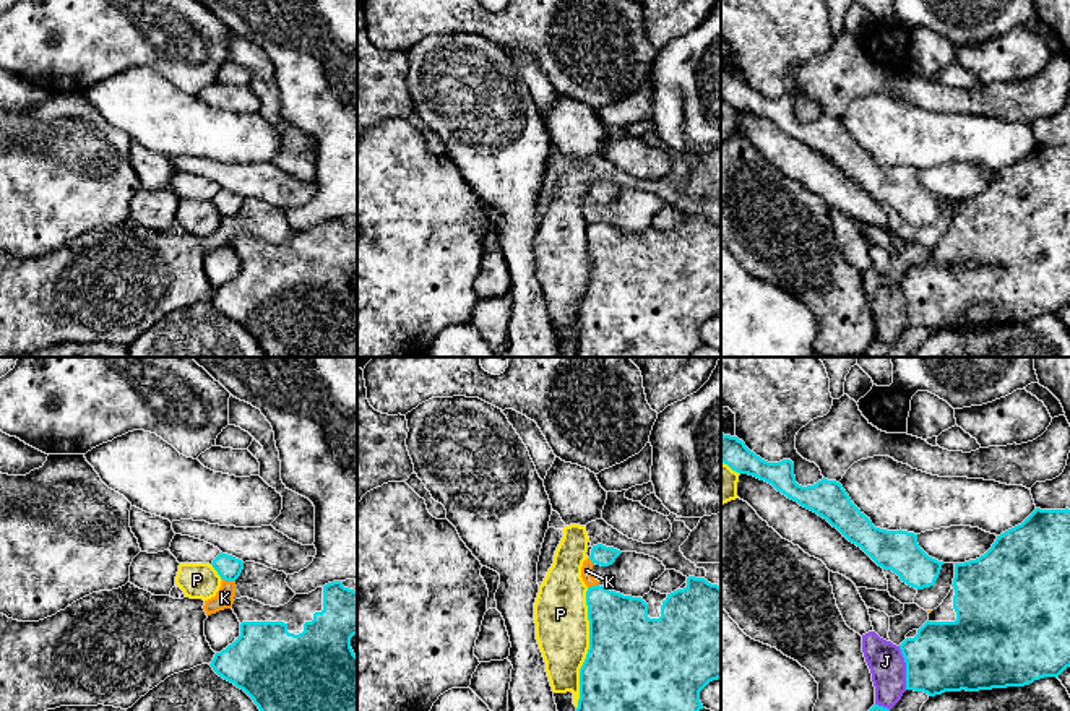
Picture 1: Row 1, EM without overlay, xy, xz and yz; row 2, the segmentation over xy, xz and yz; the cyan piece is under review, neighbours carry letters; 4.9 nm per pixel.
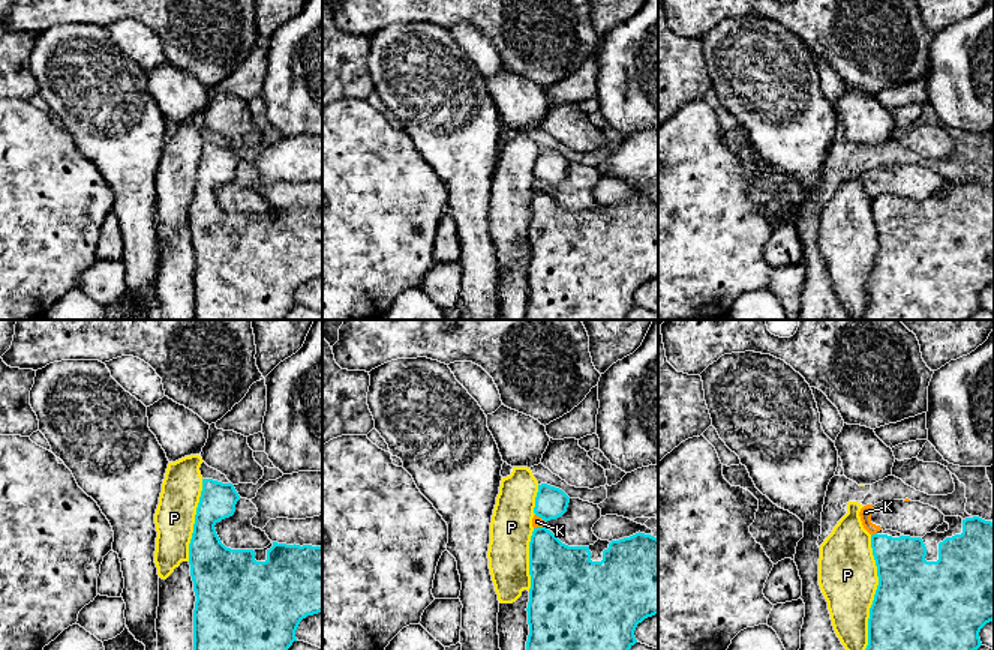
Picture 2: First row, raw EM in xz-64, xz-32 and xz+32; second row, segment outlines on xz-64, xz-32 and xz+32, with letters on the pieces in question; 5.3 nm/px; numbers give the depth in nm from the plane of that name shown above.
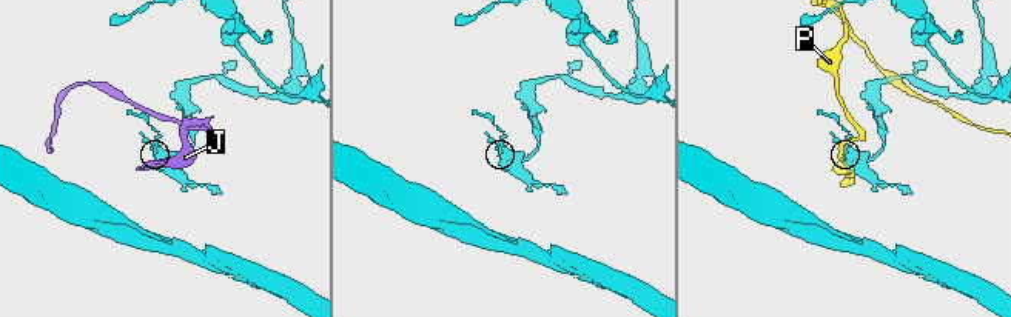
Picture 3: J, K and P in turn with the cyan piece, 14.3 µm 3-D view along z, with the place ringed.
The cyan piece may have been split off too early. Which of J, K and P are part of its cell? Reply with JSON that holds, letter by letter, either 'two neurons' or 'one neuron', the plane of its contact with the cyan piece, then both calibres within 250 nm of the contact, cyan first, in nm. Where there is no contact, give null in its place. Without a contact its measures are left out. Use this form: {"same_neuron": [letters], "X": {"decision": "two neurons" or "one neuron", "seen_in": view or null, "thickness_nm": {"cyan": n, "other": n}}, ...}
{"same_neuron": [], "J": {"decision": "two neurons", "seen_in": "yz", "thickness_nm": {"cyan": 360, "other": 180}}, "K": {"decision": "two neurons", "seen_in": "xy", "thickness_nm": {"cyan": 120, "other": 100}}, "P": {"decision": "two neurons", "seen_in": "xz", "thickness_nm": {"cyan": 500, "other": 280}}}

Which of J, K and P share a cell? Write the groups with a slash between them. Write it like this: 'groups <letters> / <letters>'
groups J / K / P

